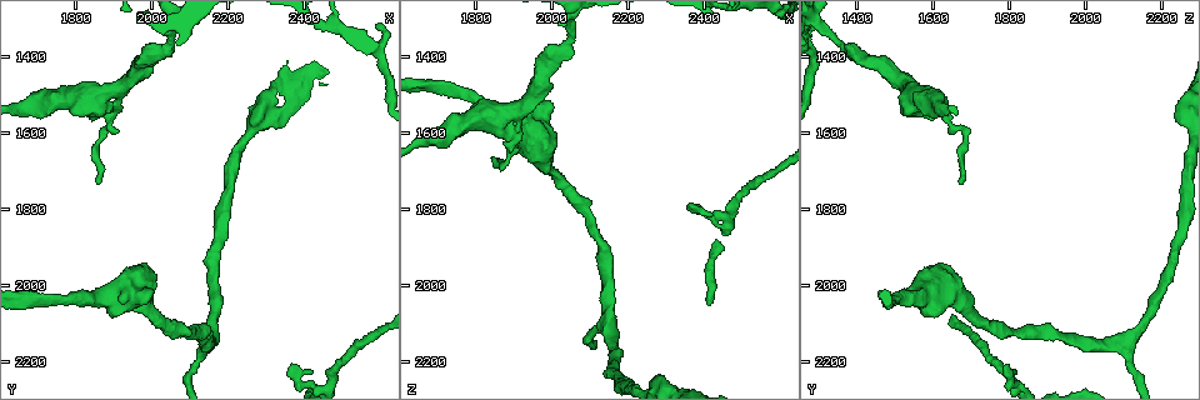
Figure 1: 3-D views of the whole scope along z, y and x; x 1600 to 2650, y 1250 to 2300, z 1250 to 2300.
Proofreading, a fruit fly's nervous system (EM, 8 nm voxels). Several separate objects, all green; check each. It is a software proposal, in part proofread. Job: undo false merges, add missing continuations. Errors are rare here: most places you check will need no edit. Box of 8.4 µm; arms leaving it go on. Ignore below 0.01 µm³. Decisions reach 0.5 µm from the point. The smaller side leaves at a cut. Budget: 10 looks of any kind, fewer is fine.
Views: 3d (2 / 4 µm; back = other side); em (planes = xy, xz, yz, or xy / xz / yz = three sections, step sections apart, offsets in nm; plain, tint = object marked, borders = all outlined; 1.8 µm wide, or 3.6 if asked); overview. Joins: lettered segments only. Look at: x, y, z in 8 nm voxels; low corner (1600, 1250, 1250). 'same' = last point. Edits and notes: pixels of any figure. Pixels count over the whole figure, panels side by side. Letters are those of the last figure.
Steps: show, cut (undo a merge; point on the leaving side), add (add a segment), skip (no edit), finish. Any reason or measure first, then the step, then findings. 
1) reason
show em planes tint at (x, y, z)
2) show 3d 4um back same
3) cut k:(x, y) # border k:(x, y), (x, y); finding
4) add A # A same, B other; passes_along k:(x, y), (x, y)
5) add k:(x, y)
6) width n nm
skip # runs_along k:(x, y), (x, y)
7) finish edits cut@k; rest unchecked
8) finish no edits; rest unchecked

show em planes tint at (1895, 1555, 1630)

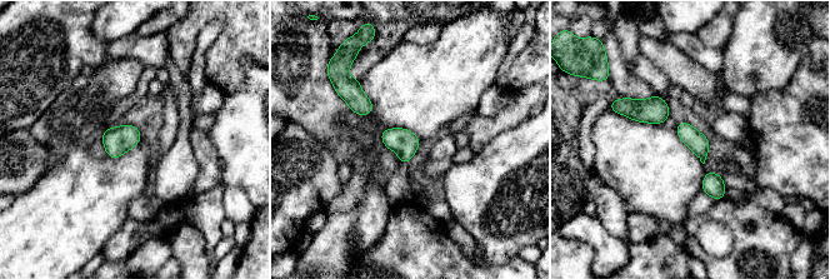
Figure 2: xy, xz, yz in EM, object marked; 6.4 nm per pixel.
what lies round it
show em planes borders same

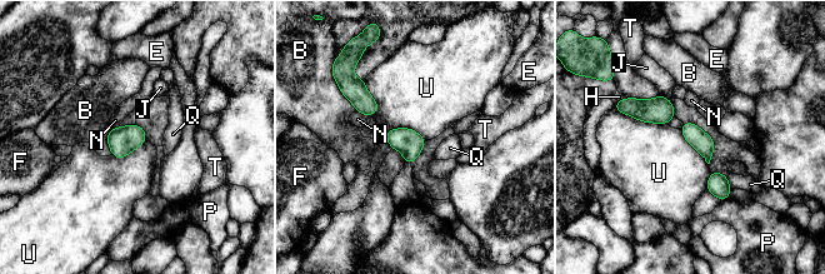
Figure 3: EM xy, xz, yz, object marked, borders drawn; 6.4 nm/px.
skip # B other, E other, F other, H other, J other, N other, P other, Q other, T other, U other; border 3:(615, 108), (639, 120), (668, 124); continuous, no second neuron

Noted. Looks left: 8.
four-way junction
show em xy step 16 tint at (2045, 1350, 1330)

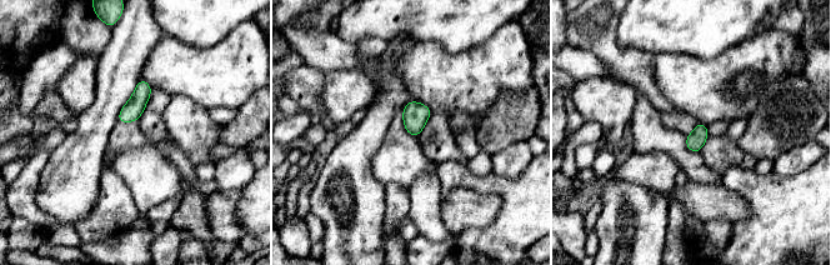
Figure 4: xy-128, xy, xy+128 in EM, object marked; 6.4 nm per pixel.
show em planes tint same

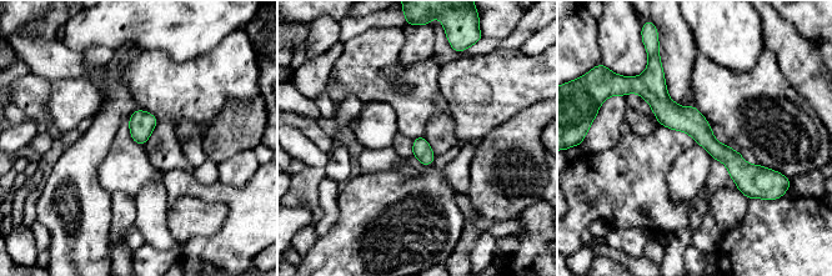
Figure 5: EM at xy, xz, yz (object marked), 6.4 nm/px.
show em planes borders same

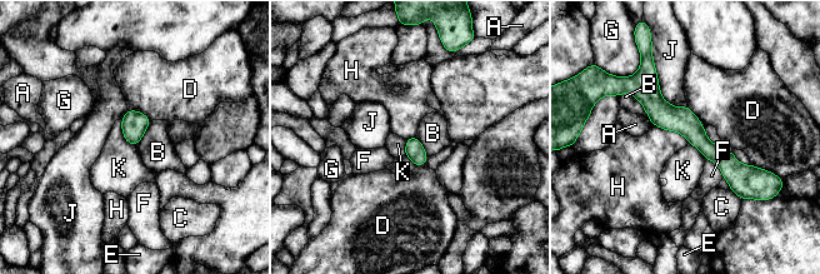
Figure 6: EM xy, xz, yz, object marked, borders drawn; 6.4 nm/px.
skip # A other, B other, C other, D other, E other, F other, G other, H other, J other, K other; runs_along 6:(651, 76), (651, 96), (741, 179), (741, 194); all the same neuron

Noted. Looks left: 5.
thick end
show 3d 4um at (1995, 2020, 1515)

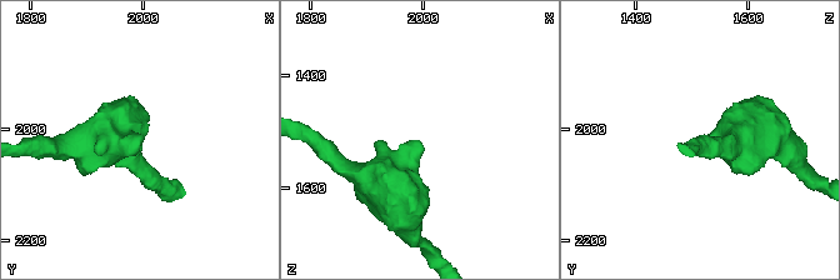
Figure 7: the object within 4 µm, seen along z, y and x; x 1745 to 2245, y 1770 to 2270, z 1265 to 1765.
need the tissue
show em 3.6um yz step 16 borders at (1995, 2020, 1520)

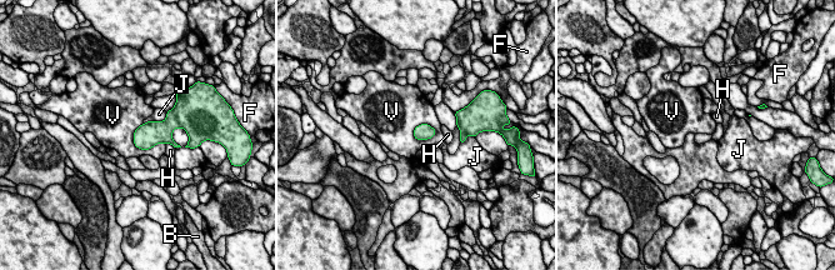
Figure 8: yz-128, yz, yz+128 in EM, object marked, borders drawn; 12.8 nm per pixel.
skip # B other, F other, H other, J other, V other; border 8:(133, 133), (138, 148), (165, 144); no lettered segment goes on from it

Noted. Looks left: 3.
tapers out
show 3d 4um at (2370, 2205, 1790)

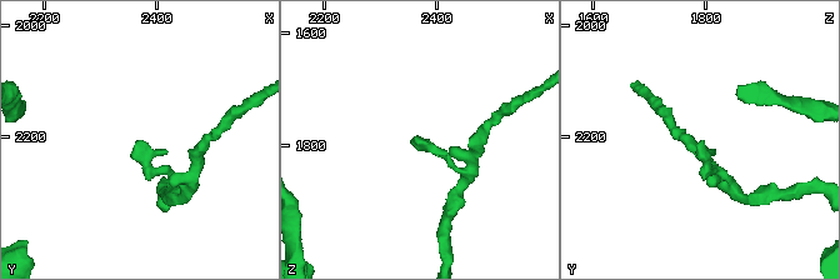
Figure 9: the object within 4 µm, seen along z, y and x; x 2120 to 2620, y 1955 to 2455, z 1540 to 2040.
show em planes plain at (2365, 2210, 1795)

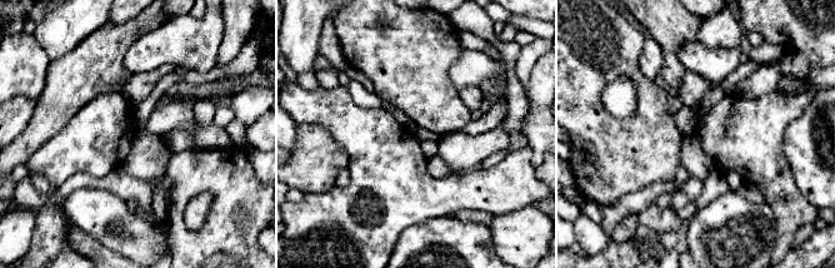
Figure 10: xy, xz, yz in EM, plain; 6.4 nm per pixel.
see the neighbours
show em planes borders same

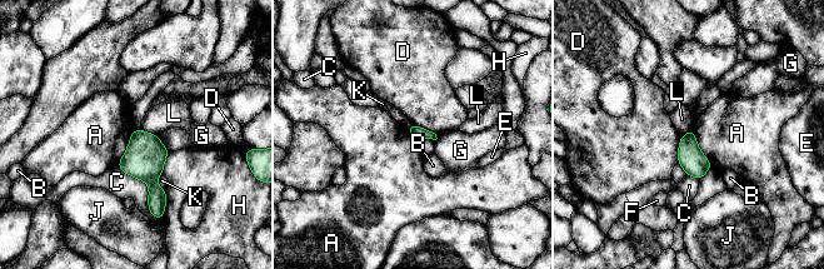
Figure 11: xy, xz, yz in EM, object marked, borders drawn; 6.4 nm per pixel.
longest_contact C 440 nm
skip # A other, B other, C other, D other, E other, F other, G other, H other, J other, K other, L other; border 11:(693, 129), (697, 145), (712, 168); none of them fits

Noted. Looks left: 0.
finish no edits; rest unchecked

